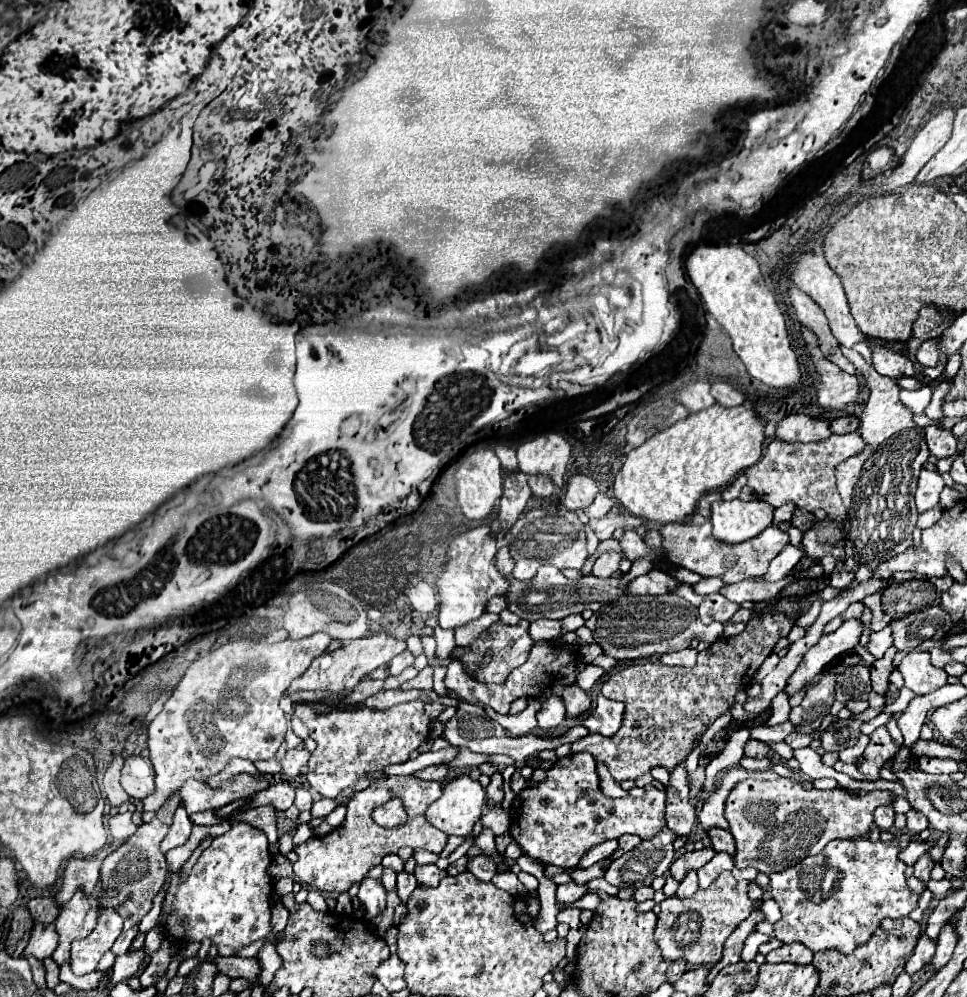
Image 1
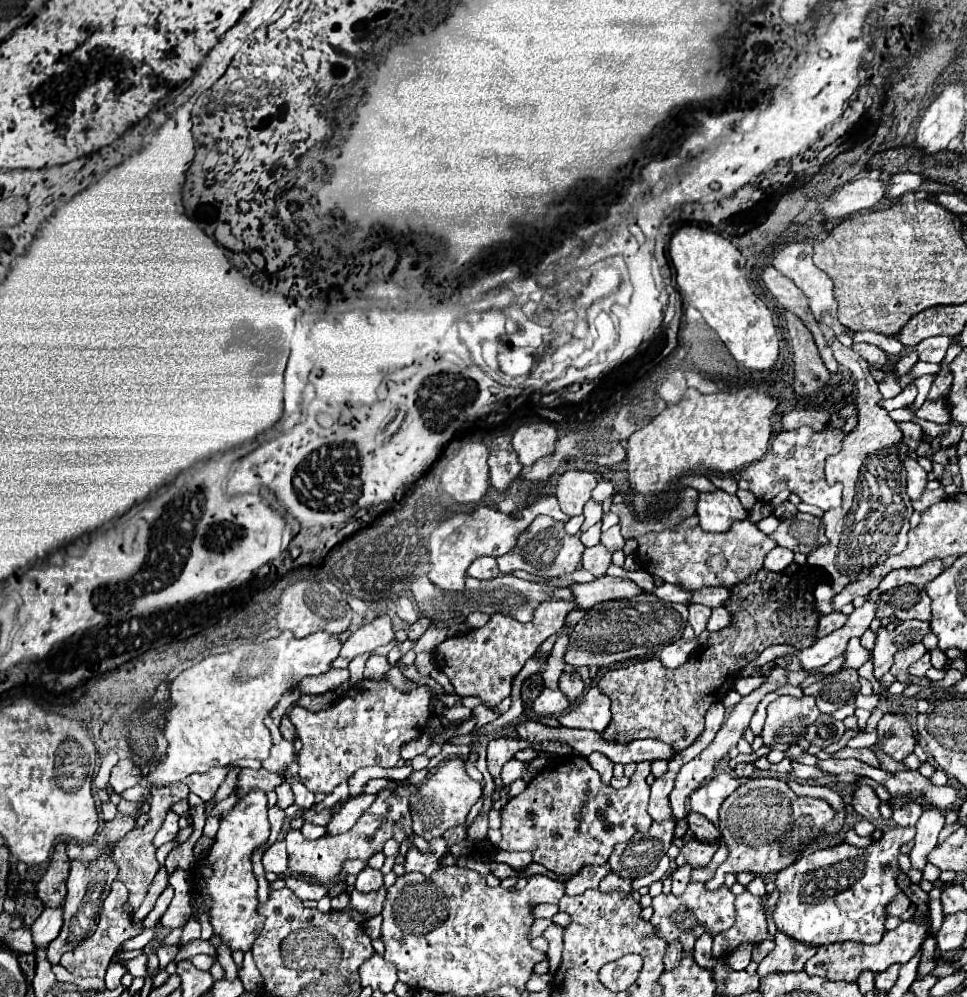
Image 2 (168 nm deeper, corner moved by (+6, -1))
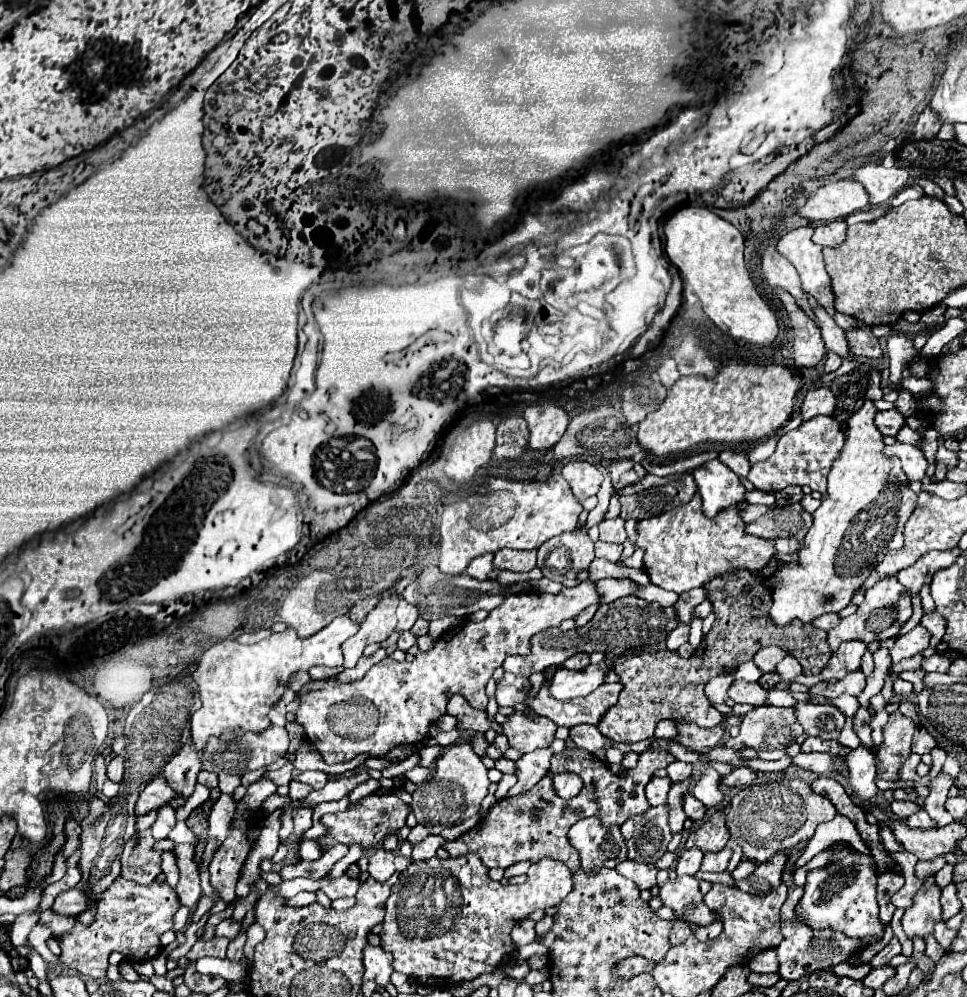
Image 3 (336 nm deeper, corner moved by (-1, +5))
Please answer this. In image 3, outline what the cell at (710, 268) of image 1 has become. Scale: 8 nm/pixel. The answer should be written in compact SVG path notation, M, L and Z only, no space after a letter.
M681 207L677 209L663 225L663 235L665 235L665 253L669 257L669 261L679 269L683 281L693 289L693 293L701 299L703 311L707 313L707 317L727 335L735 337L735 339L743 339L747 343L755 343L755 345L769 345L777 333L779 333L779 325L777 325L777 317L771 311L771 307L761 299L761 295L757 293L747 269L745 269L745 261L743 261L743 235L737 227L733 227L729 221L721 219L719 215L715 215L709 207Z

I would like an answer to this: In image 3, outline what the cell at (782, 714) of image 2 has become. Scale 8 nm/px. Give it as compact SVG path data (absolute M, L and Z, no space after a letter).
M755 707L751 709L741 725L739 725L739 735L737 737L729 737L723 745L729 747L729 749L735 749L735 751L741 751L741 749L755 749L757 751L757 757L759 759L767 759L767 761L773 761L773 759L781 759L785 755L785 749L795 743L795 739L803 733L803 727L797 723L797 719L793 717L793 709L787 707L787 709L781 709L781 707Z

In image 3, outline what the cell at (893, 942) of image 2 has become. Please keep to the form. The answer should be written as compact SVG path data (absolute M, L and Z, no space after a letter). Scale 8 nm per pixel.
M933 883L929 887L921 887L915 897L913 905L905 911L901 923L907 937L925 937L933 933L933 925L941 919L941 903L939 903L941 889Z

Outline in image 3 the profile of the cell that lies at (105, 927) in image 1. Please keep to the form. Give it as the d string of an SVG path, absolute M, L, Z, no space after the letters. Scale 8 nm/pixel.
M117 877L111 887L101 893L97 901L95 921L89 927L83 927L83 923L75 915L73 929L59 937L59 959L71 969L77 969L81 975L103 981L109 965L107 957L113 951L123 953L133 963L157 957L161 953L161 935L173 929L173 915L179 907L181 903L177 901L177 893L171 889L169 883L155 881L153 885L145 887Z

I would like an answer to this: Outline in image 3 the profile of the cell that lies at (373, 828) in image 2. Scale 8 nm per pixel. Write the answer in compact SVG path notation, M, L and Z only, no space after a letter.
M375 793L375 795L363 797L355 803L349 803L349 807L341 813L327 813L321 817L321 823L327 827L327 837L321 837L317 845L321 847L321 851L329 851L337 843L345 843L345 845L357 843L363 849L371 849L379 845L387 835L397 833L405 825L407 813L409 813L409 805L405 805L393 793L381 793L381 795Z

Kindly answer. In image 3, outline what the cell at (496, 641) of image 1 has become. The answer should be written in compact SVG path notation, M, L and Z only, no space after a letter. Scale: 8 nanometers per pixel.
M581 581L573 589L563 589L557 595L551 593L515 593L509 599L505 599L499 607L495 607L485 621L479 623L463 623L455 629L449 629L443 633L431 651L417 653L411 663L403 661L397 663L393 659L383 659L375 667L371 667L365 677L353 681L353 683L341 683L337 677L327 677L321 681L309 681L297 695L299 695L299 709L295 711L295 721L305 729L307 739L315 745L315 749L321 753L323 761L333 763L347 763L353 757L361 753L369 753L373 757L385 757L391 749L399 747L401 743L421 743L427 733L429 725L443 717L447 713L447 701L451 695L461 693L467 703L475 709L487 709L487 695L485 685L491 679L493 671L501 667L507 655L527 655L529 653L529 639L545 631L553 625L559 625L563 619L573 619L577 613L581 613L585 607L599 603L599 593L595 589L595 583Z

